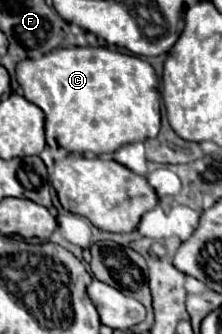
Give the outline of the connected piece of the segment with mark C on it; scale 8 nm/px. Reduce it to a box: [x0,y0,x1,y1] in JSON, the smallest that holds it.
[17,47,159,153]

